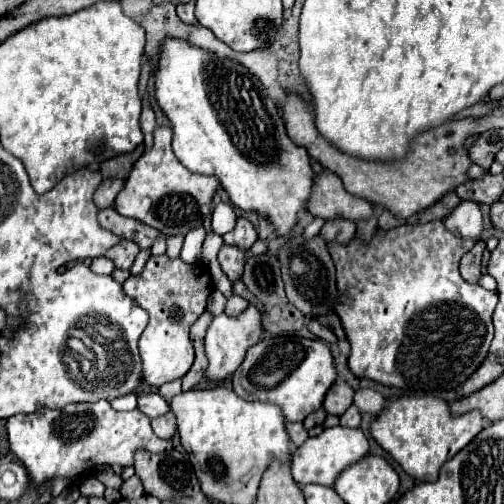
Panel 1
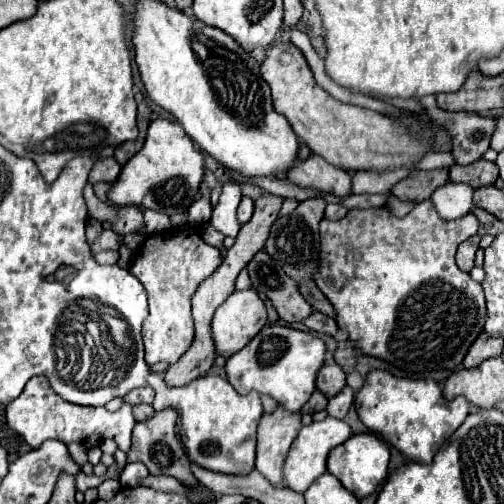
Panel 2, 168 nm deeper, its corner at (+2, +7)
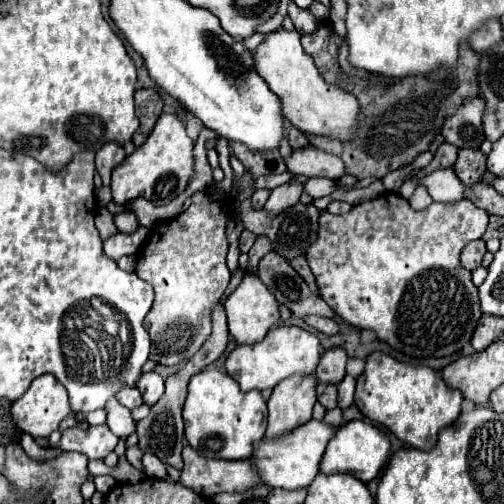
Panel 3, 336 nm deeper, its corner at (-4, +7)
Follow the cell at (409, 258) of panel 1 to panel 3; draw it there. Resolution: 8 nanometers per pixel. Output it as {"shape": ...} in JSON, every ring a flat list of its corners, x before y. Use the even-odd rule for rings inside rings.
{"shape":[[389,192,371,202,353,206,351,212,343,216,323,212,319,218,319,240,309,248,307,260,317,278,321,298,343,322,377,332,379,340,407,358,445,358,461,352,461,348,471,342,483,314,477,286,471,282,471,272,461,266,459,254,467,242,483,236,487,220,489,214,471,200,461,200,459,204,433,202,429,208,417,212,405,198]]}

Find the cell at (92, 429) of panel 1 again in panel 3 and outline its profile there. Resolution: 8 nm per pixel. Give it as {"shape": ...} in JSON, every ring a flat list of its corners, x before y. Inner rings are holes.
{"shape":[[51,374,37,376,31,382,29,390,13,402,11,416,33,438,49,438,67,416,77,418,69,406,67,390]]}

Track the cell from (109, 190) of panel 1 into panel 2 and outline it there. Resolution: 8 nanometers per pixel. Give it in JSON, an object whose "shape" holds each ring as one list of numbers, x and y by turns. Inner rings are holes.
{"shape":[[99,158,95,160,91,174,89,174,89,182,113,182,121,172,121,166,117,164,115,158]]}

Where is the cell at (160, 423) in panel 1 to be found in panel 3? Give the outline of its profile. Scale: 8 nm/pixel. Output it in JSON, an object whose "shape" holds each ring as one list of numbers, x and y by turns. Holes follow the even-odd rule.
{"shape":[[127,386,121,388,121,392,117,394,117,400,119,400,123,406,127,406,129,410,139,408,139,406,143,404,143,398,141,398,139,390,137,390,137,388,127,388]]}

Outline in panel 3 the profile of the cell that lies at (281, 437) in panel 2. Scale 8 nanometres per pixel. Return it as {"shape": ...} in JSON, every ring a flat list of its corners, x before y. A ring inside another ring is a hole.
{"shape":[[291,376,281,380,269,398,269,418,265,440,275,440,311,420,315,398,313,376]]}

